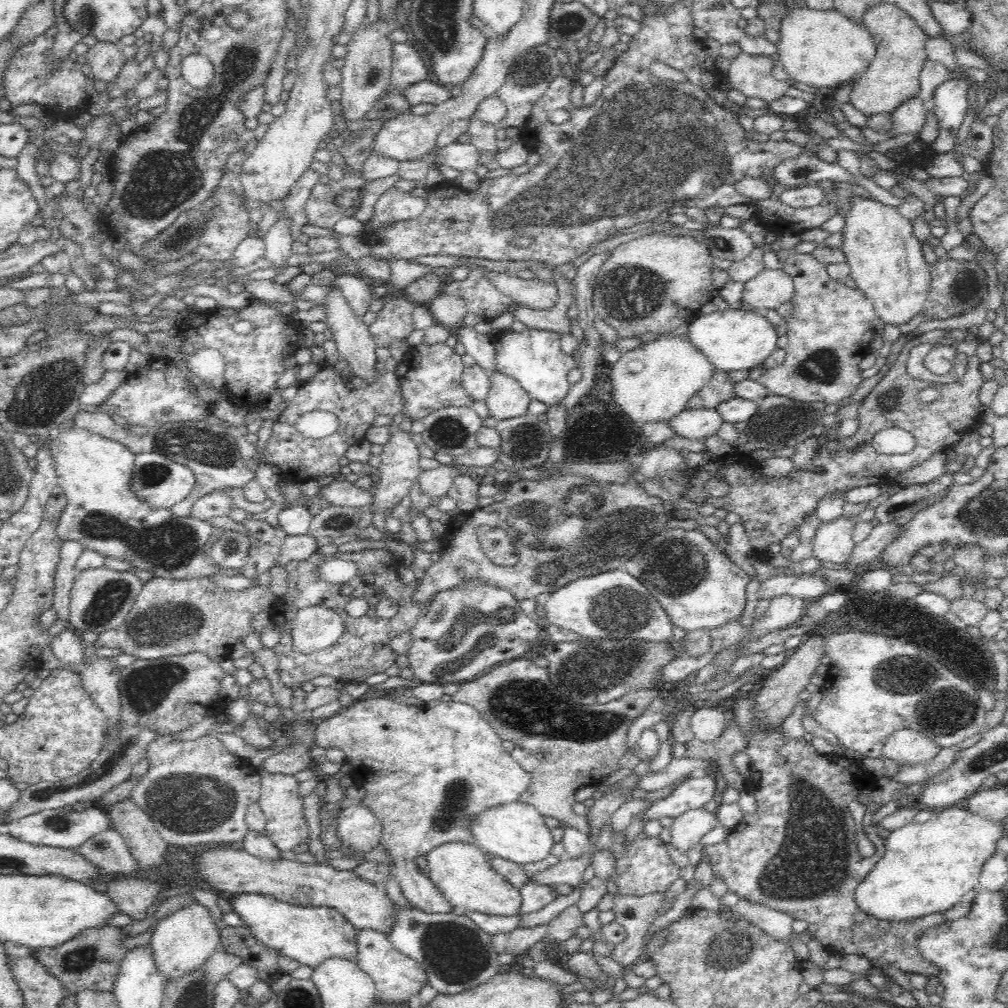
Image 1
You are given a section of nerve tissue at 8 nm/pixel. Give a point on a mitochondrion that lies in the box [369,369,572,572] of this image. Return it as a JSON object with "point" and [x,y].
{"point":[527,442]}

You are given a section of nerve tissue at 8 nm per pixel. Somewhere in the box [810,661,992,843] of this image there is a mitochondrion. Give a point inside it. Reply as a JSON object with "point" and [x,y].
{"point":[961,712]}

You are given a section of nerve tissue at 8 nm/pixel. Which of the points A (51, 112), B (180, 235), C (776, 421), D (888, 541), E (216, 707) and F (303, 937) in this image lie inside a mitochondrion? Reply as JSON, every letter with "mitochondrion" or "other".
{"A":"other","B":"mitochondrion","C":"mitochondrion","D":"other","E":"other","F":"other"}

